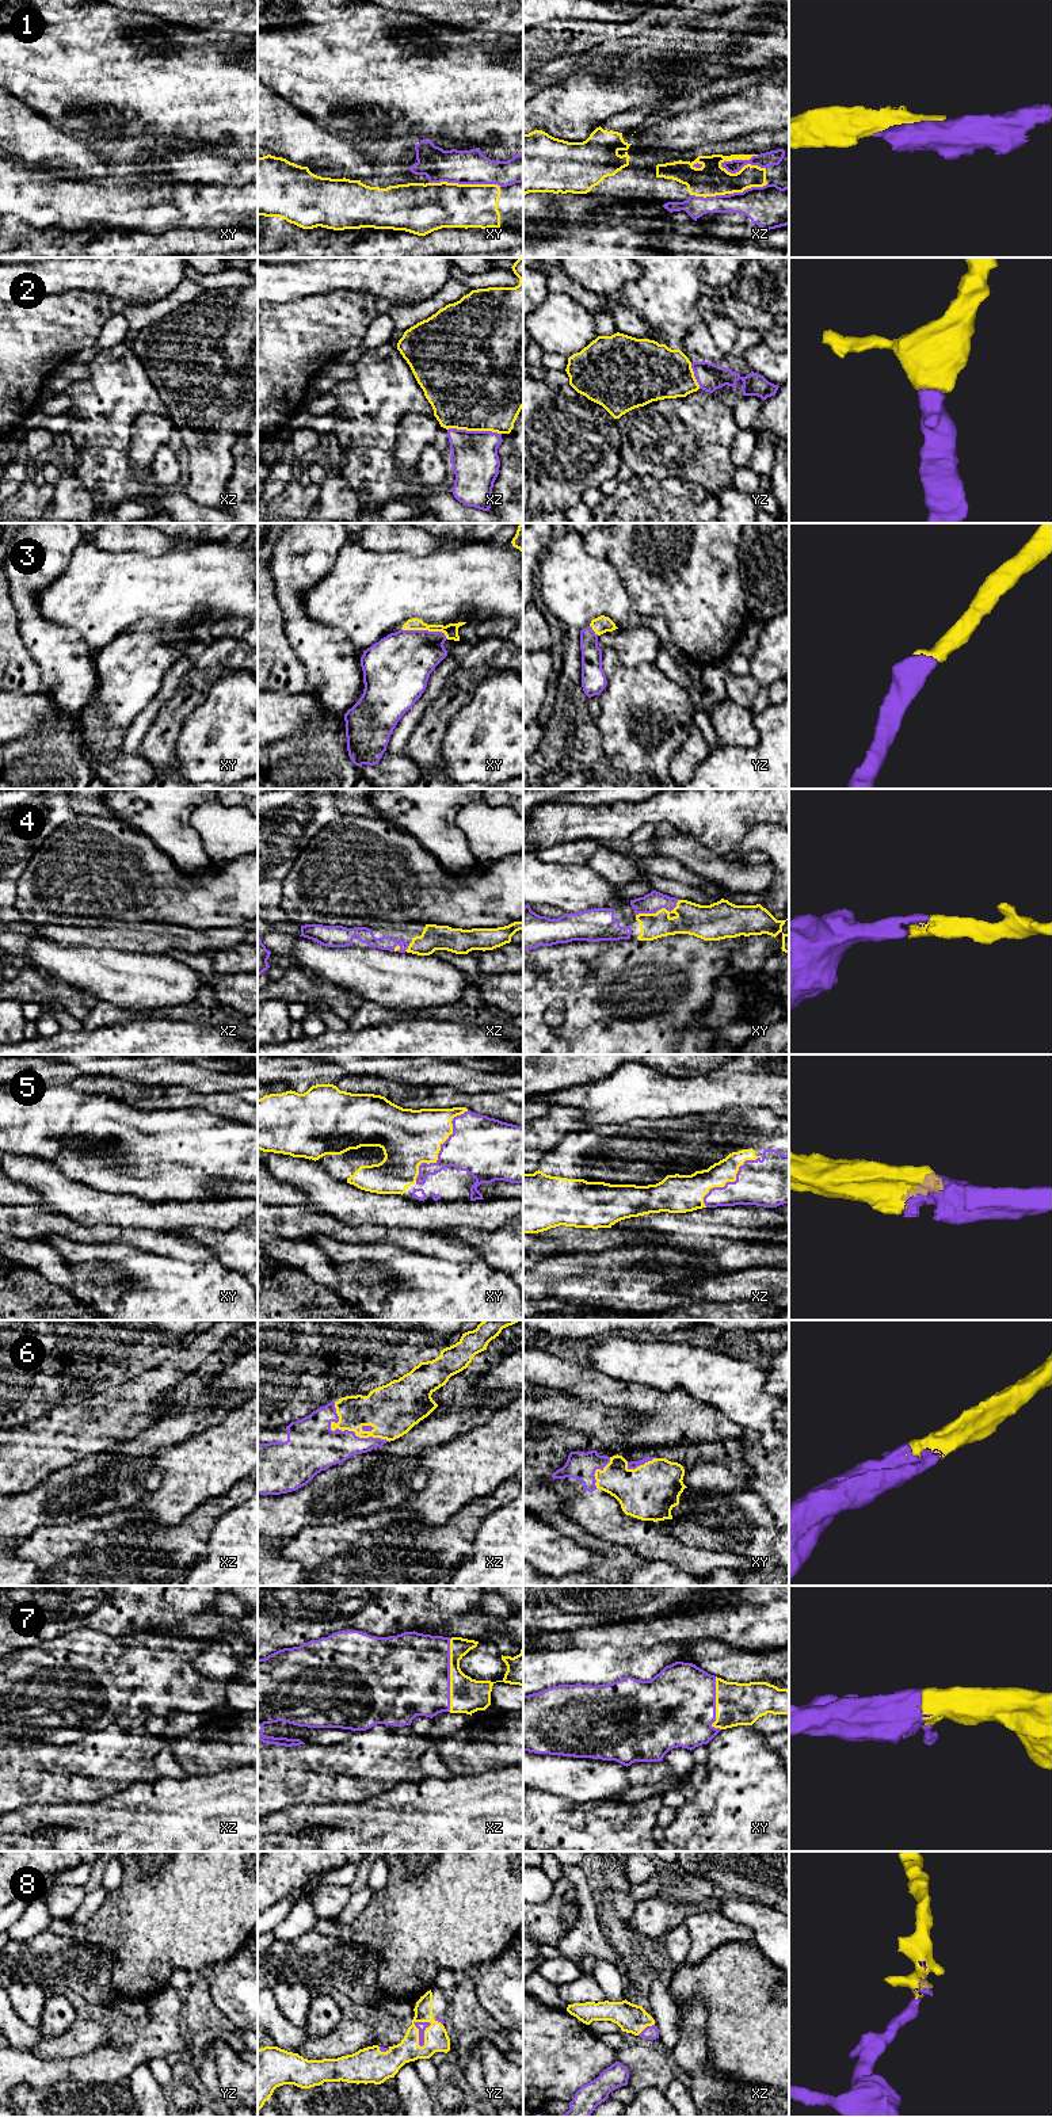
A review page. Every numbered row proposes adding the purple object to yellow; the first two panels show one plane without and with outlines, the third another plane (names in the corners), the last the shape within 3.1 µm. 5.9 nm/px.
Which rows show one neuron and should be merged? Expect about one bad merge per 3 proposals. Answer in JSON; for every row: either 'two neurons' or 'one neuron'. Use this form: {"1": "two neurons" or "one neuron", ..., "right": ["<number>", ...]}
{"1": "two neurons", "2": "one neuron", "3": "one neuron", "4": "one neuron", "5": "one neuron", "6": "one neuron", "7": "one neuron", "8": "one neuron", "right": ["2", "3", "4", "5", "6", "7", "8"]}

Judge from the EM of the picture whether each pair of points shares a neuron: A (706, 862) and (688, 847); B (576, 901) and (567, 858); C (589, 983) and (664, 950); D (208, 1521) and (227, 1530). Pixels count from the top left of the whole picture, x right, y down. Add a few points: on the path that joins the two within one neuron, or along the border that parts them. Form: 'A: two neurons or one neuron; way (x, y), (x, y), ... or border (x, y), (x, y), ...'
A: one neuron; way (702, 862), (692, 851)
B: two neurons; border (537, 857), (547, 862), (561, 865), (586, 865)
C: one neuron; way (608, 983), (632, 983), (645, 969)
D: two neurons; border (239, 1505), (229, 1509), (212, 1526)

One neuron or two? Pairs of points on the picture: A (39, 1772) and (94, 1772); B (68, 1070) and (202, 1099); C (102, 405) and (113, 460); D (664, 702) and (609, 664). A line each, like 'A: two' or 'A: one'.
A: one
B: one
C: one
D: one

